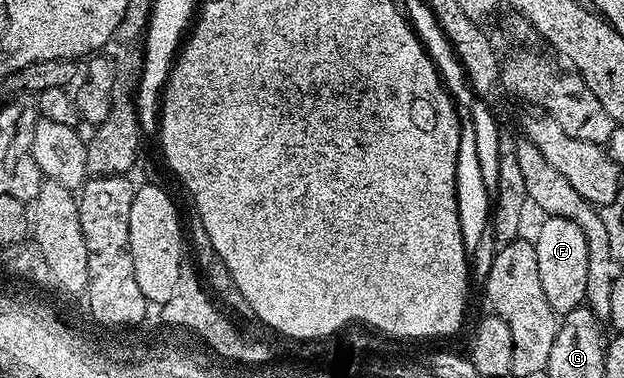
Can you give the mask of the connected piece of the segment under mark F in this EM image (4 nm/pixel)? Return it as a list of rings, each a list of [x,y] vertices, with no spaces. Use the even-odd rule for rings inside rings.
[[[561,217],[542,218],[539,234],[533,237],[537,251],[537,271],[541,275],[541,287],[549,307],[556,315],[573,311],[587,299],[587,276],[589,275],[589,243],[585,241],[585,231],[573,221]]]

